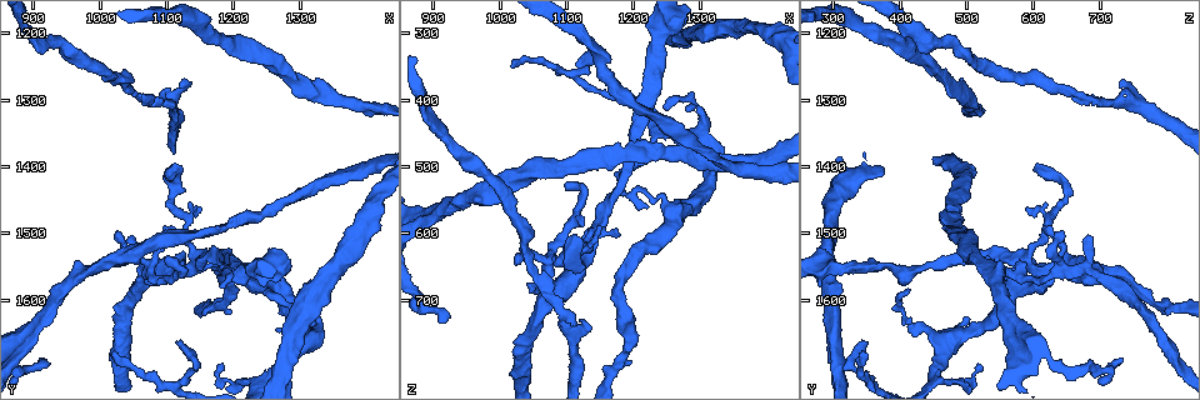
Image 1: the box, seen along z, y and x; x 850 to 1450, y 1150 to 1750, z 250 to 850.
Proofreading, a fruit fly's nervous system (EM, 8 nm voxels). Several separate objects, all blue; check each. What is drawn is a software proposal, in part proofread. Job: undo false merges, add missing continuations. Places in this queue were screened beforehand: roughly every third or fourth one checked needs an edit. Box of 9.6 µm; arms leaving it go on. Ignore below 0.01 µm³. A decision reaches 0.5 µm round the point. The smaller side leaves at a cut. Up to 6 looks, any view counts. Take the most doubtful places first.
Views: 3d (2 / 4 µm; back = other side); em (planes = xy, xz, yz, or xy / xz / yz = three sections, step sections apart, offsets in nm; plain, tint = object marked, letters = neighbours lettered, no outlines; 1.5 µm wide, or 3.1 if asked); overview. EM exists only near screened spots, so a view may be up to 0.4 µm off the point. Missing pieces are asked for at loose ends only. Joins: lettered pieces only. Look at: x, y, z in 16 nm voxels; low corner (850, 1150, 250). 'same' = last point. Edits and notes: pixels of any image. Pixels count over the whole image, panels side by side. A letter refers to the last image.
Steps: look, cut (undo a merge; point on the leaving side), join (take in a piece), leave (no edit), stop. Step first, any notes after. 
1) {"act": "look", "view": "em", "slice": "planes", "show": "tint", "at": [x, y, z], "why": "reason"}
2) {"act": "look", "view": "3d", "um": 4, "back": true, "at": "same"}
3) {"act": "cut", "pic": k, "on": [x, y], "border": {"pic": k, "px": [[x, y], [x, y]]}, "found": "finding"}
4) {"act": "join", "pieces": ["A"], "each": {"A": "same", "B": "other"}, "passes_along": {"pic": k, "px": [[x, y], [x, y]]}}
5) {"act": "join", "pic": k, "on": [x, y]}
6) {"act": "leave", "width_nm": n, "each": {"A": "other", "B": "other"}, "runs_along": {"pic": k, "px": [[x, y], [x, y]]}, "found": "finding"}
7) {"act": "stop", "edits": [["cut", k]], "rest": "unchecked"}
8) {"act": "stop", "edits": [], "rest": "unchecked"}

{"act": "look", "view": "3d", "um": 4, "at": [1115, 1670, 350], "why": "an open end"}

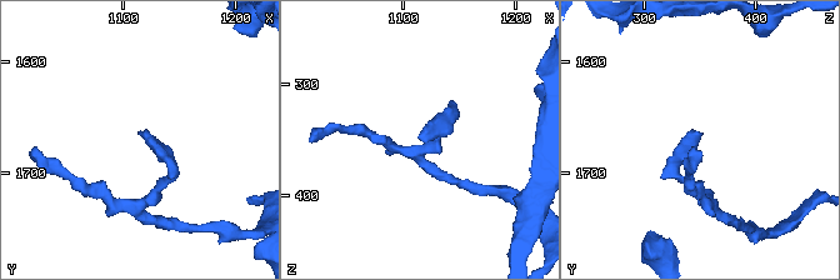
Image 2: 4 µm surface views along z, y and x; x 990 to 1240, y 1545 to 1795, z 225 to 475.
{"act": "look", "view": "em", "slice": "xz", "step": 4, "show": "tint", "at": [1116, 1664, 350], "why": "shape alone is not enough"}

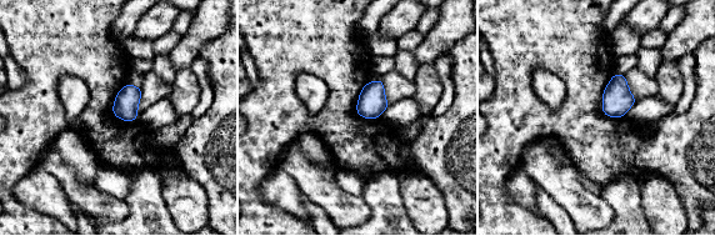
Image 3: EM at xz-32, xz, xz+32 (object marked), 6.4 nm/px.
{"act": "look", "view": "em", "slice": "planes", "show": "letters", "at": "same", "why": "cut it another way"}

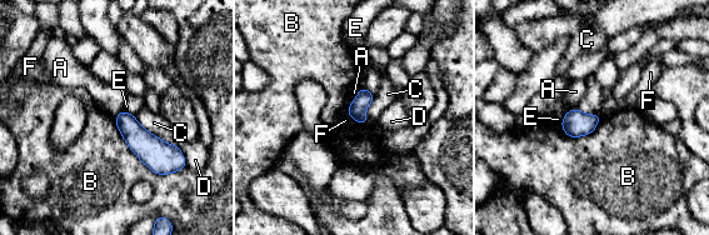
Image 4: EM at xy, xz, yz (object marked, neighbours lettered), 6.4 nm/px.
{"act": "leave", "each": {"A": "other", "B": "other", "C": "other", "D": "other", "E": "other", "F": "other"}, "border": {"pic": 4, "px": [[346, 111], [355, 121]]}, "found": "none of them fits"}

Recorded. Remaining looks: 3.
{"act": "look", "view": "em", "slice": "planes", "show": "plain", "at": [1110, 1435, 655], "why": "sharp bend"}

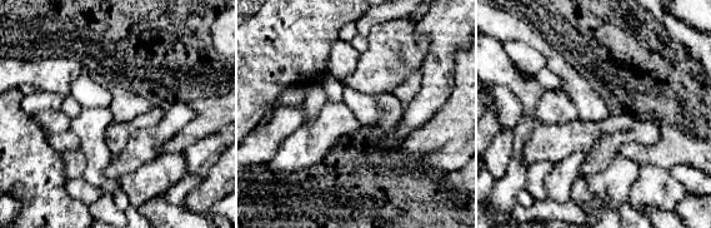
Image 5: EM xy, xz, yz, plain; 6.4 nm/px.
{"act": "look", "view": "em", "slice": "planes", "show": "letters", "at": "same", "why": "what lies round it"}

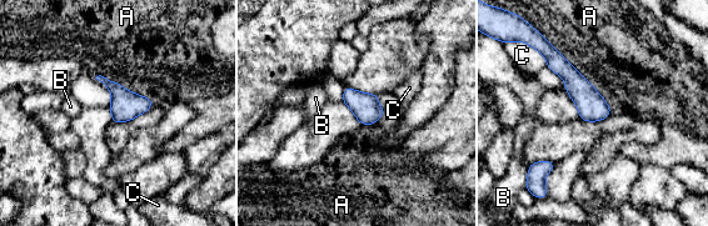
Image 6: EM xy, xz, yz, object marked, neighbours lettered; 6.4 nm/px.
{"act": "leave", "each": {"A": "other", "B": "other", "C": "other"}, "runs_along": {"pic": 6, "px": [[543, 49], [603, 115]]}, "found": "continuous, no second neuron"}

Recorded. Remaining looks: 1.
{"act": "stop", "edits": [], "rest": "unchecked"}

